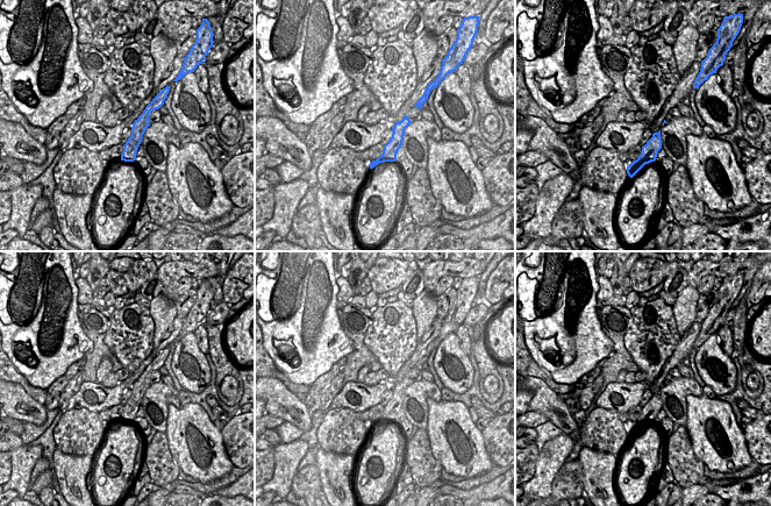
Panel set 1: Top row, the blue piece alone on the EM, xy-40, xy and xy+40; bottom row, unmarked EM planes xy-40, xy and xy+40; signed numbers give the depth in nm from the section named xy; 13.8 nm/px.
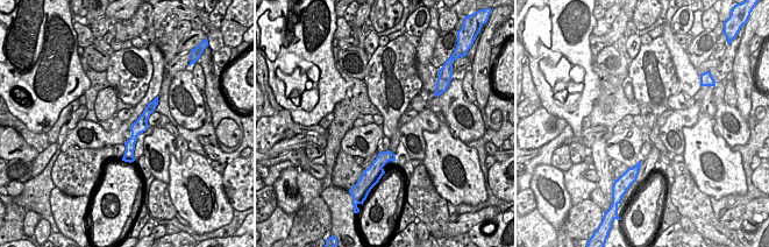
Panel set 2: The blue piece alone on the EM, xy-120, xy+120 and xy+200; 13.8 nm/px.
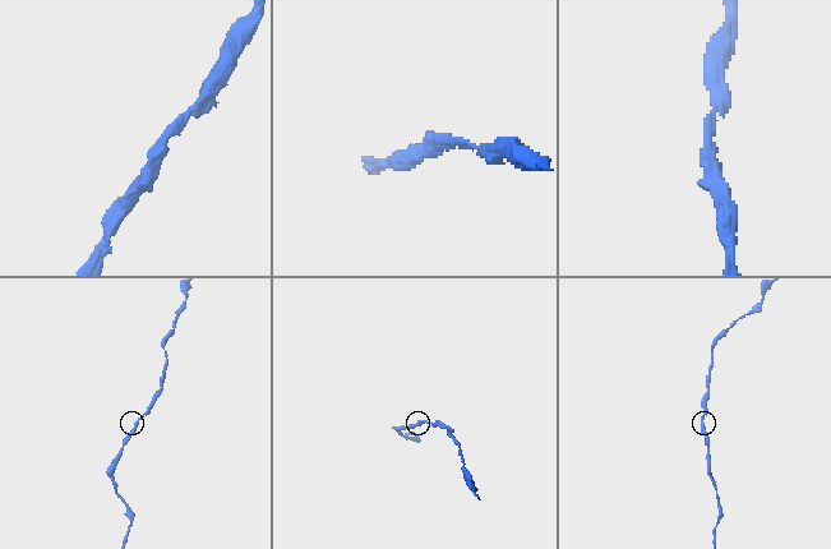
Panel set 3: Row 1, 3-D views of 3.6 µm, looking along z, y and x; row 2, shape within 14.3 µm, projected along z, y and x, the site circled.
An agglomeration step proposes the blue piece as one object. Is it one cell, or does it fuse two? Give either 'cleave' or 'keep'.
keep

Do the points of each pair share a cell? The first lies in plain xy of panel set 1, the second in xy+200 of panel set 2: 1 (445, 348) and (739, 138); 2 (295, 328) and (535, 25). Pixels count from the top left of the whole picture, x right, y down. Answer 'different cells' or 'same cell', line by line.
1: same cell
2: same cell

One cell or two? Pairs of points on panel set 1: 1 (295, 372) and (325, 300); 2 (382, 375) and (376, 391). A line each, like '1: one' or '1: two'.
1: one
2: two

